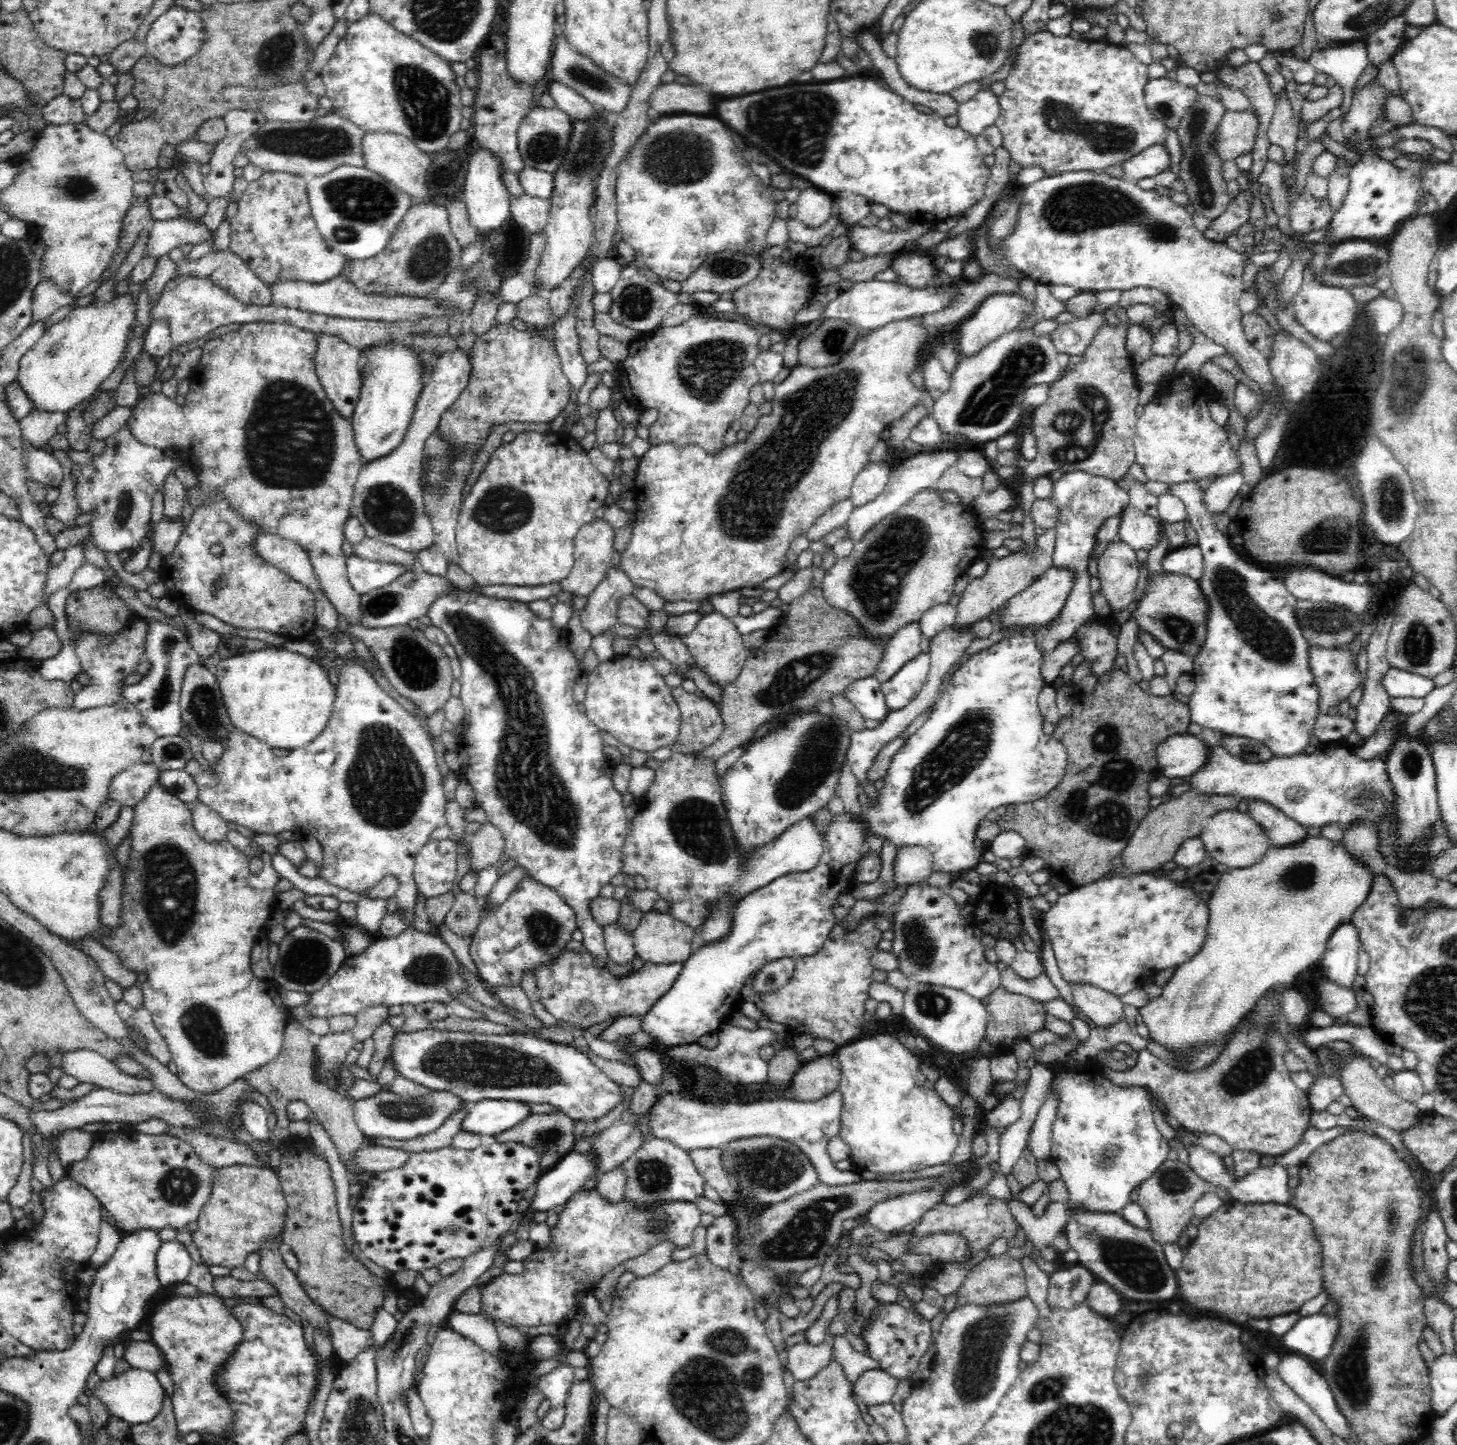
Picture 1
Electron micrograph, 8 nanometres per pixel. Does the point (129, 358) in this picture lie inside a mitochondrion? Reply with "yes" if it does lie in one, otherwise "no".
no

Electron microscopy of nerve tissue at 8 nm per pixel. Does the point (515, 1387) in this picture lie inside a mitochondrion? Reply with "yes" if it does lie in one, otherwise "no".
no

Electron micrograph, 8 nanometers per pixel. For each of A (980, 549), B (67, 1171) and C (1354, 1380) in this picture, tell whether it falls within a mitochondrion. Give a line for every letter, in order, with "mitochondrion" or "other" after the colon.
A: other
B: other
C: mitochondrion

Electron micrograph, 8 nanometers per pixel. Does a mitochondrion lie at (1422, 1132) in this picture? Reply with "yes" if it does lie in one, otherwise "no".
no

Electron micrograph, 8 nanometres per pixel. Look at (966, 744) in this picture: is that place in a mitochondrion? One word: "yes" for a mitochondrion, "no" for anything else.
yes

